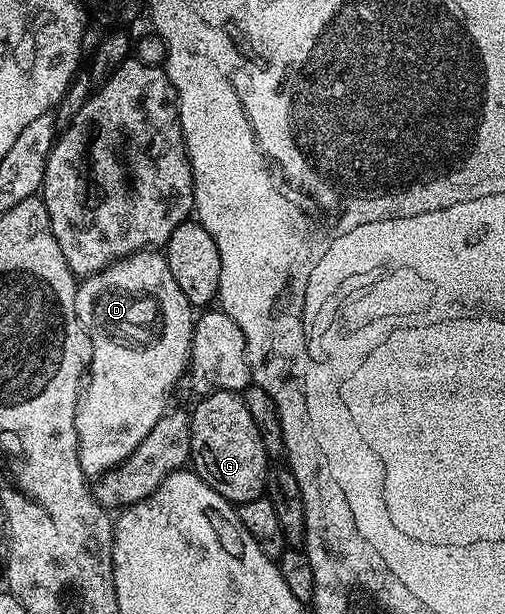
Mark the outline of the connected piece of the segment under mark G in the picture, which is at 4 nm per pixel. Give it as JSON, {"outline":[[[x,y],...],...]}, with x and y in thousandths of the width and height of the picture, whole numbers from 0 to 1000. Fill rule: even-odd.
{"outline":[[[416,638],[410,645],[400,645],[388,653],[392,658],[378,664],[374,692],[378,694],[378,762],[388,769],[390,777],[402,785],[410,785],[410,792],[418,792],[418,798],[426,798],[442,813],[453,816],[455,821],[467,824],[481,818],[497,818],[505,811],[513,811],[525,801],[525,779],[533,772],[537,761],[537,744],[525,736],[521,726],[521,713],[513,713],[513,700],[505,694],[505,681],[497,681],[497,668],[489,668],[483,643],[467,638]]]}

